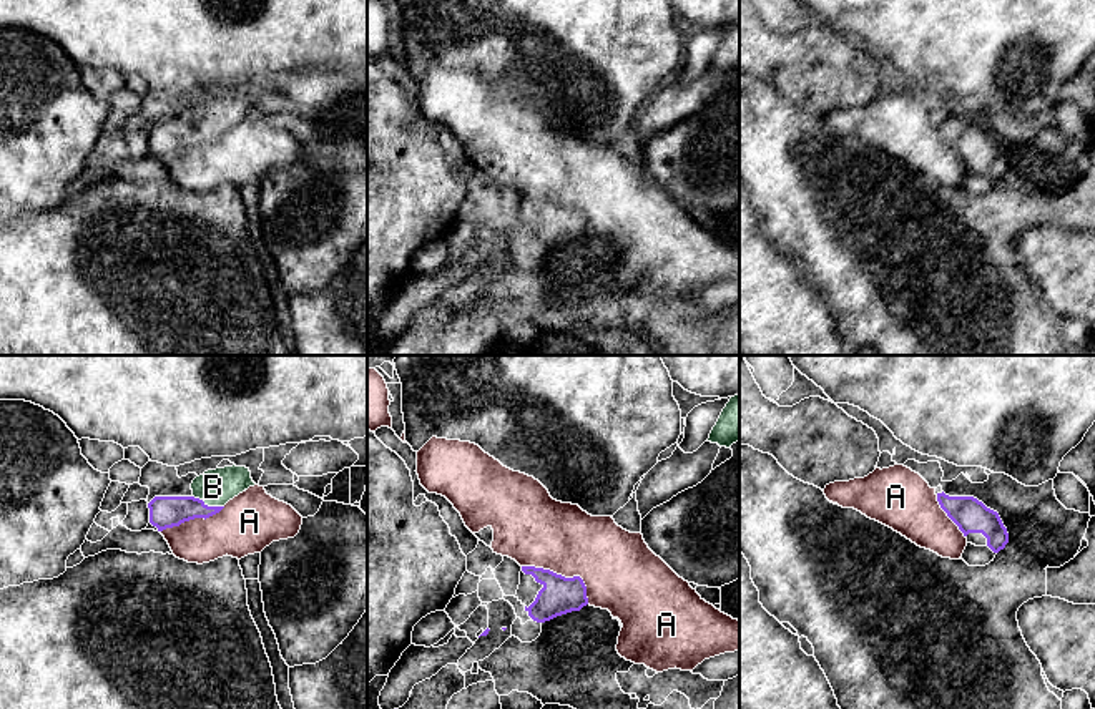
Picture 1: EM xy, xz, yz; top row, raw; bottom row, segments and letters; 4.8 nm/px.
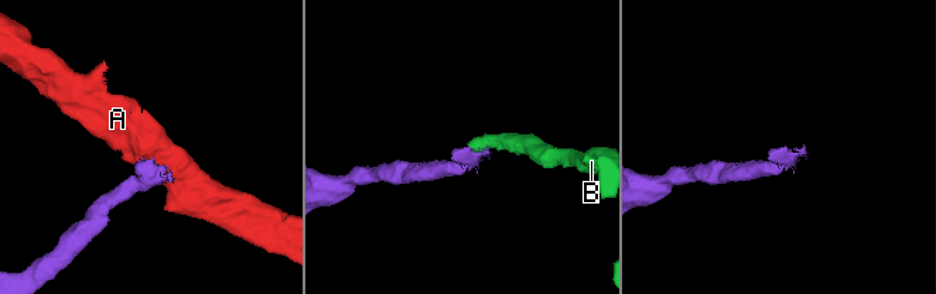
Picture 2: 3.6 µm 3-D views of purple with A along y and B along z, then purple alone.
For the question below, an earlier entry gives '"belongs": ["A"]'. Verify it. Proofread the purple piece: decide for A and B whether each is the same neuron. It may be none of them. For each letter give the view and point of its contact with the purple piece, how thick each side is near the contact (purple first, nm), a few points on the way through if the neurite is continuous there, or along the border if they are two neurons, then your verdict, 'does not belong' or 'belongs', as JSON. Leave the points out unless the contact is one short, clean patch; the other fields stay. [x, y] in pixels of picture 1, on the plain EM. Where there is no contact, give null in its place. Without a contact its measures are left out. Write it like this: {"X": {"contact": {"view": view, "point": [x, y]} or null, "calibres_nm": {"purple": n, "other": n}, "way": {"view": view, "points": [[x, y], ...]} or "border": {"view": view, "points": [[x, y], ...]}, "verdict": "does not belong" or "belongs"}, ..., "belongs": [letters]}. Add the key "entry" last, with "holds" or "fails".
{"A": {"contact": {"view": "xz", "point": [564, 205]}, "calibres_nm": {"purple": 180, "other": 340}, "verdict": "does not belong"}, "B": {"contact": {"view": "xy", "point": [206, 133]}, "calibres_nm": {"purple": 160, "other": 180}, "way": {"view": "xy", "points": [[165, 140], [206, 133], [210, 122], [216, 115]]}, "verdict": "belongs"}, "belongs": ["B"], "entry": "fails"}

